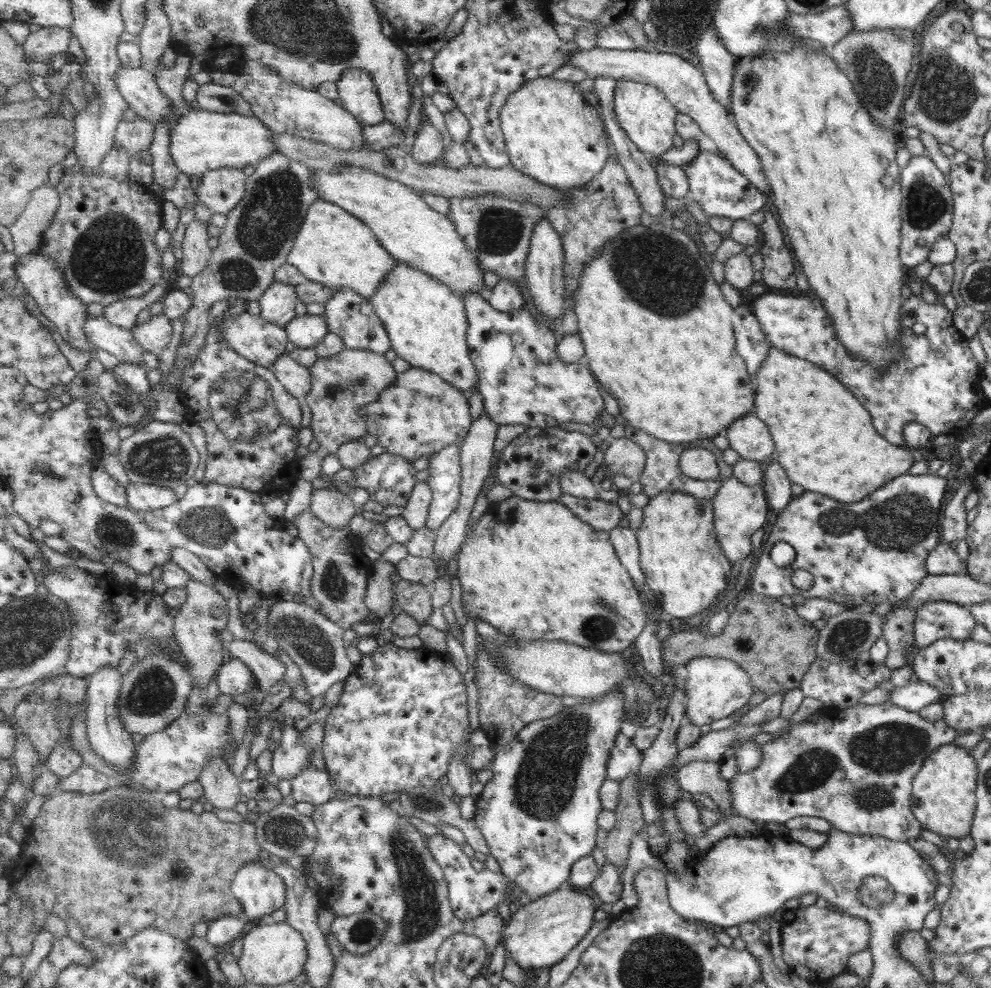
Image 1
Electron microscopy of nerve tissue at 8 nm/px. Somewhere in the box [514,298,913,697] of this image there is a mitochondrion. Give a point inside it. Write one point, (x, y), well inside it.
(846, 638)

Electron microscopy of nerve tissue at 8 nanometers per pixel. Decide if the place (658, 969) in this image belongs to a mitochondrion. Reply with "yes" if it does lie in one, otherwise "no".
yes

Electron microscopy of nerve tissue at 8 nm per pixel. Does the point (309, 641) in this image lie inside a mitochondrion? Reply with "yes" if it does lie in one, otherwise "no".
yes

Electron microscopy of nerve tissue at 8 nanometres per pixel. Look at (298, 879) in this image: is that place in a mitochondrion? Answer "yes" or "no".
no

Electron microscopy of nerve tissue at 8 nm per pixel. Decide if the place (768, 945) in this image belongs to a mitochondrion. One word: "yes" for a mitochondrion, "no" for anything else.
no

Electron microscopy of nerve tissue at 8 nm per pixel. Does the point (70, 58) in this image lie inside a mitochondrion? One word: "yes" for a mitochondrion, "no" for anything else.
no

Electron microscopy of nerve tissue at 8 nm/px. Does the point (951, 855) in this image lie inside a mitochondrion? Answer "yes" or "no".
no

